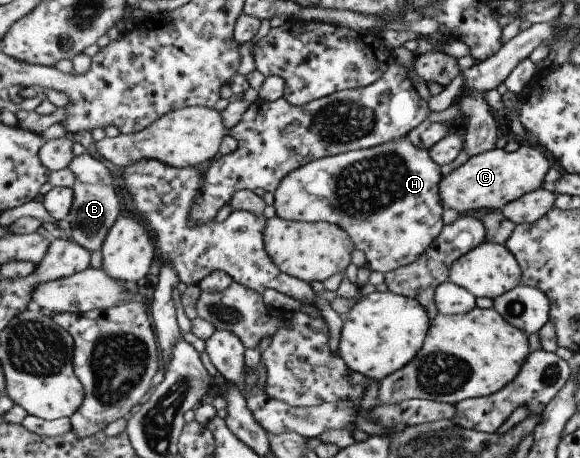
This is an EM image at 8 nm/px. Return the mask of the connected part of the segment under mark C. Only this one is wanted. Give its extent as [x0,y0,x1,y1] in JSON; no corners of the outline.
[440,144,551,215]

